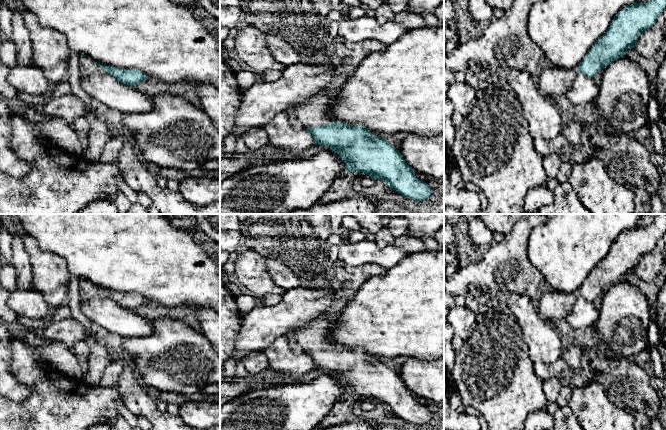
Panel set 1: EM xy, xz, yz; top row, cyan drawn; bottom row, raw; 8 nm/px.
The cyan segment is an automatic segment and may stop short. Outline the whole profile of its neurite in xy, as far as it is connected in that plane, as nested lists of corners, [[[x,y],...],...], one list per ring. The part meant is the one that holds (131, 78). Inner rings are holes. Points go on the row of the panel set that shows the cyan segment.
[[[84,54],[80,55],[79,72],[81,78],[108,73],[121,83],[131,87],[135,87],[148,78],[147,75],[140,70],[124,70],[113,66],[103,66]]]

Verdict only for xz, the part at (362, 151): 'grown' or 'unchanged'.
grown

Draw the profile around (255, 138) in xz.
[[[250,128],[243,135],[243,140],[249,150],[258,150],[269,145],[269,138],[264,128]]]

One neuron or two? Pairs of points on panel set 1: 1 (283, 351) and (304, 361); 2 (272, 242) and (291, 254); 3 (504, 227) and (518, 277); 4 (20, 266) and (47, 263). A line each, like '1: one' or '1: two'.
1: one
2: one
3: two
4: two

